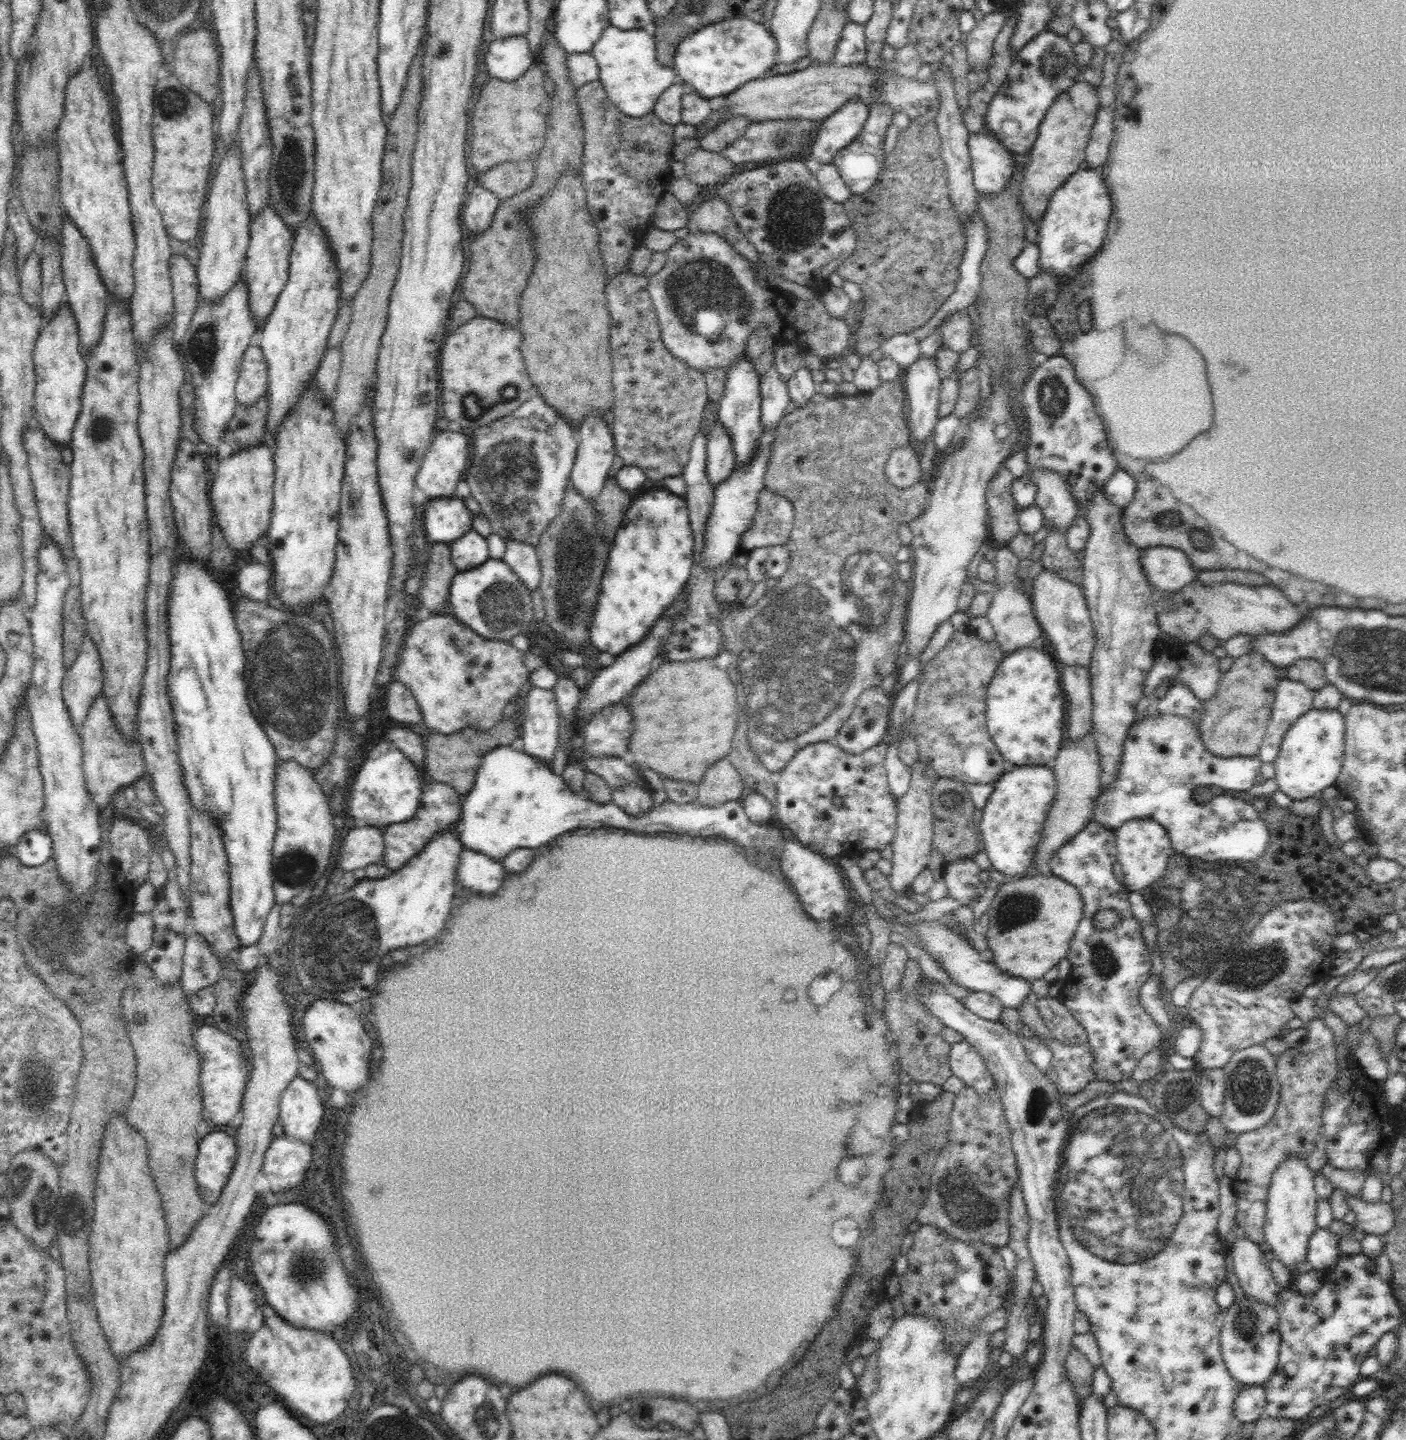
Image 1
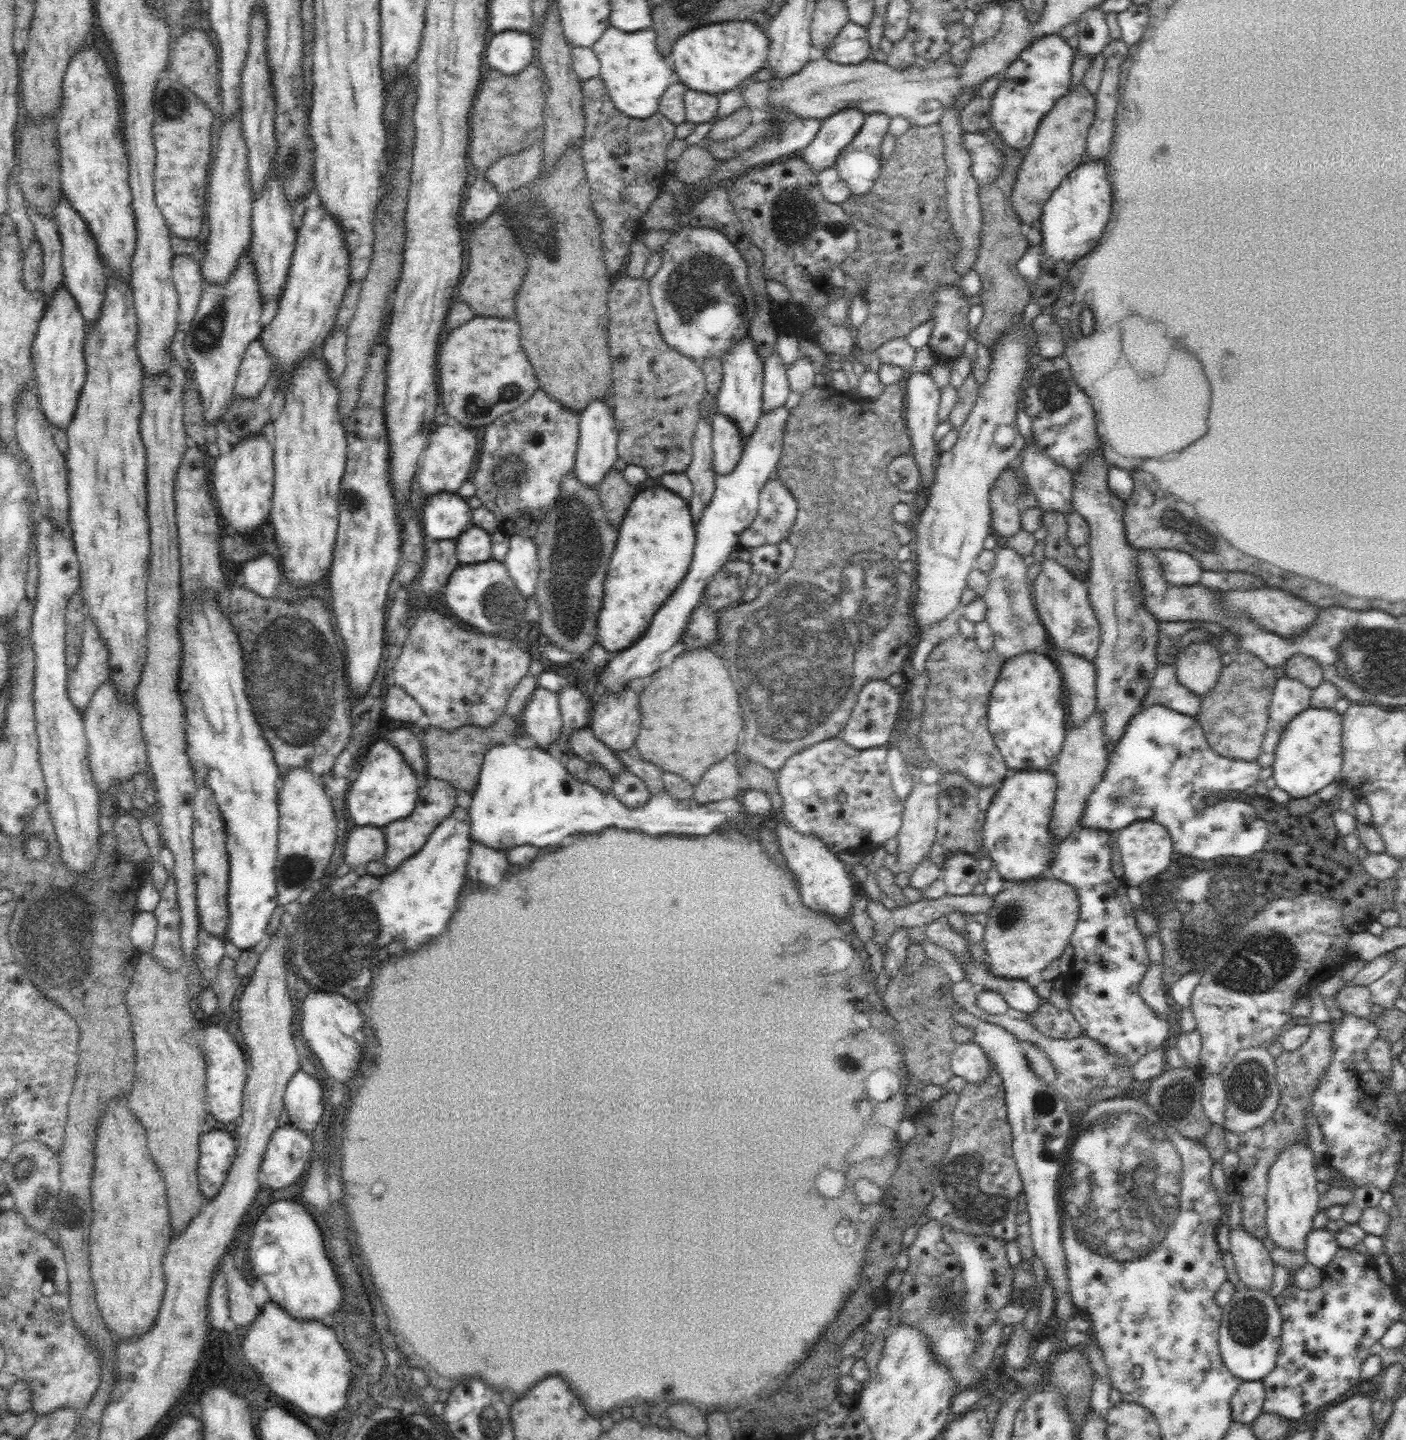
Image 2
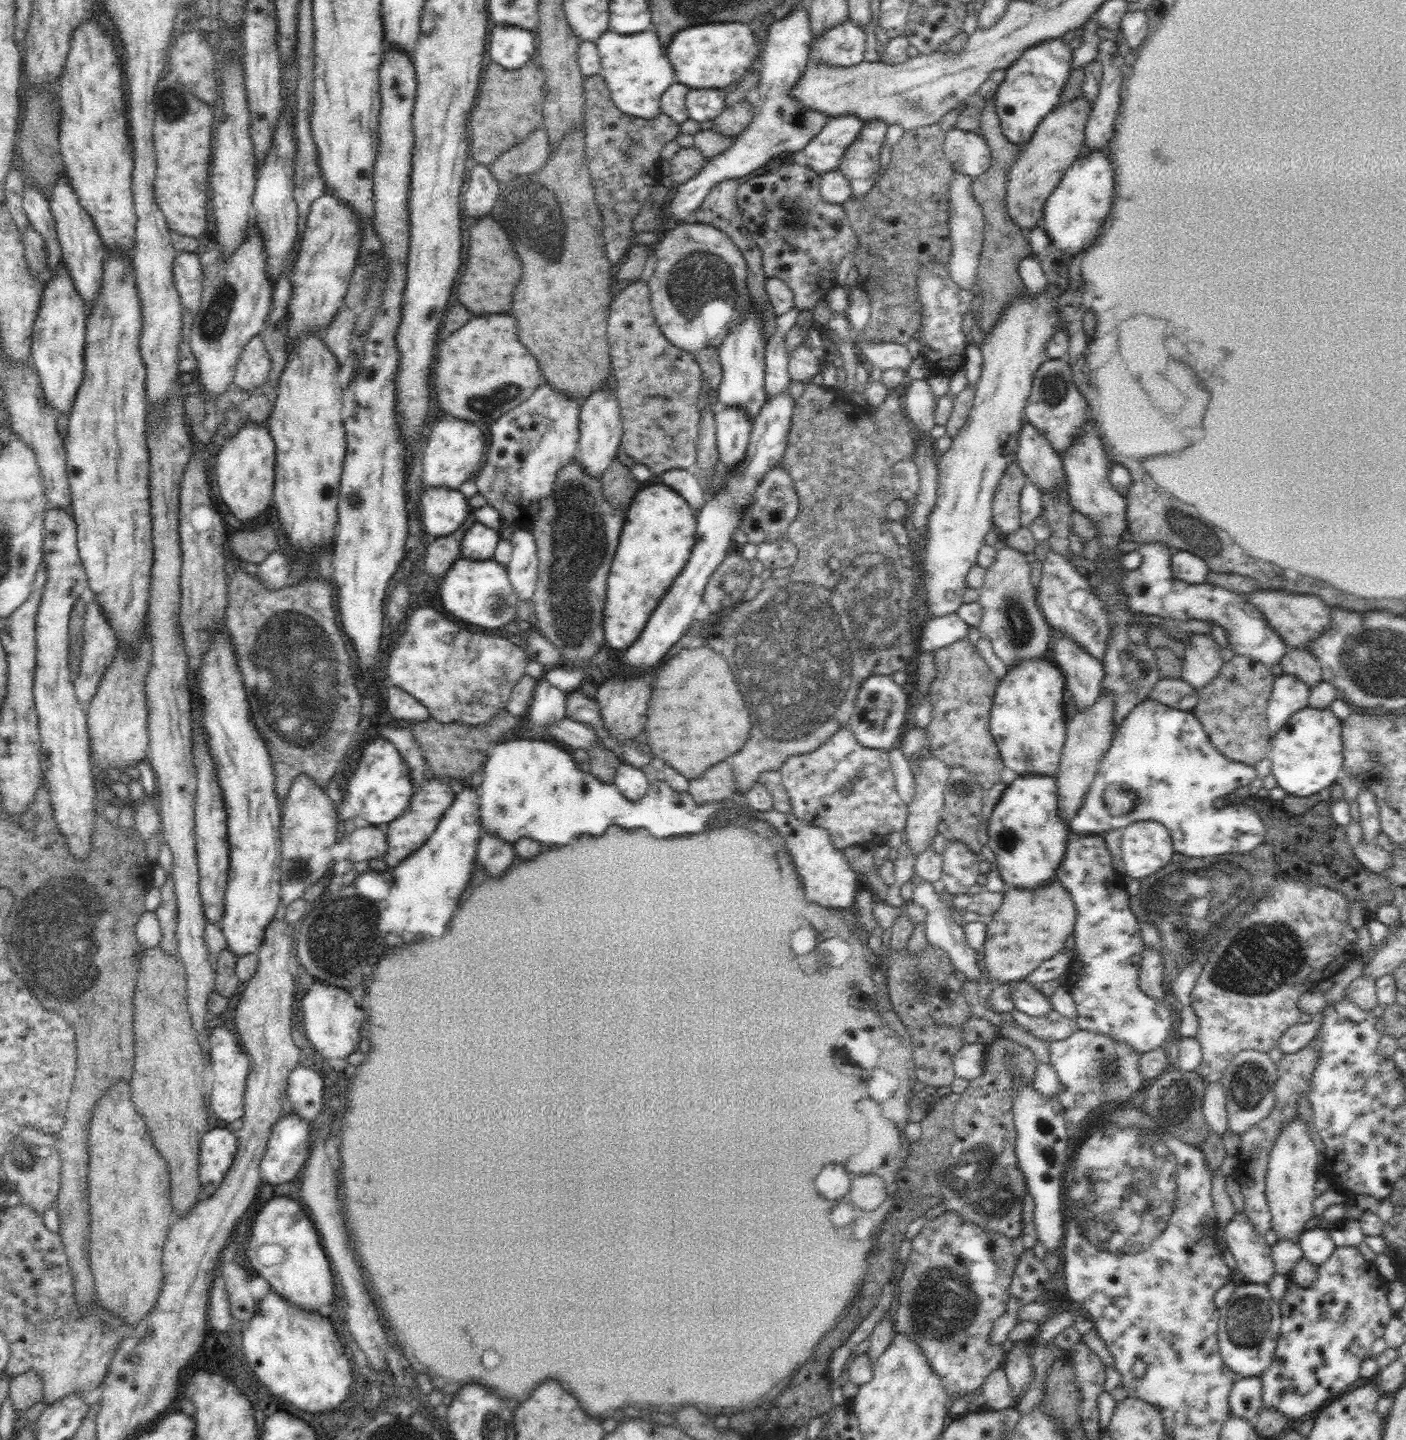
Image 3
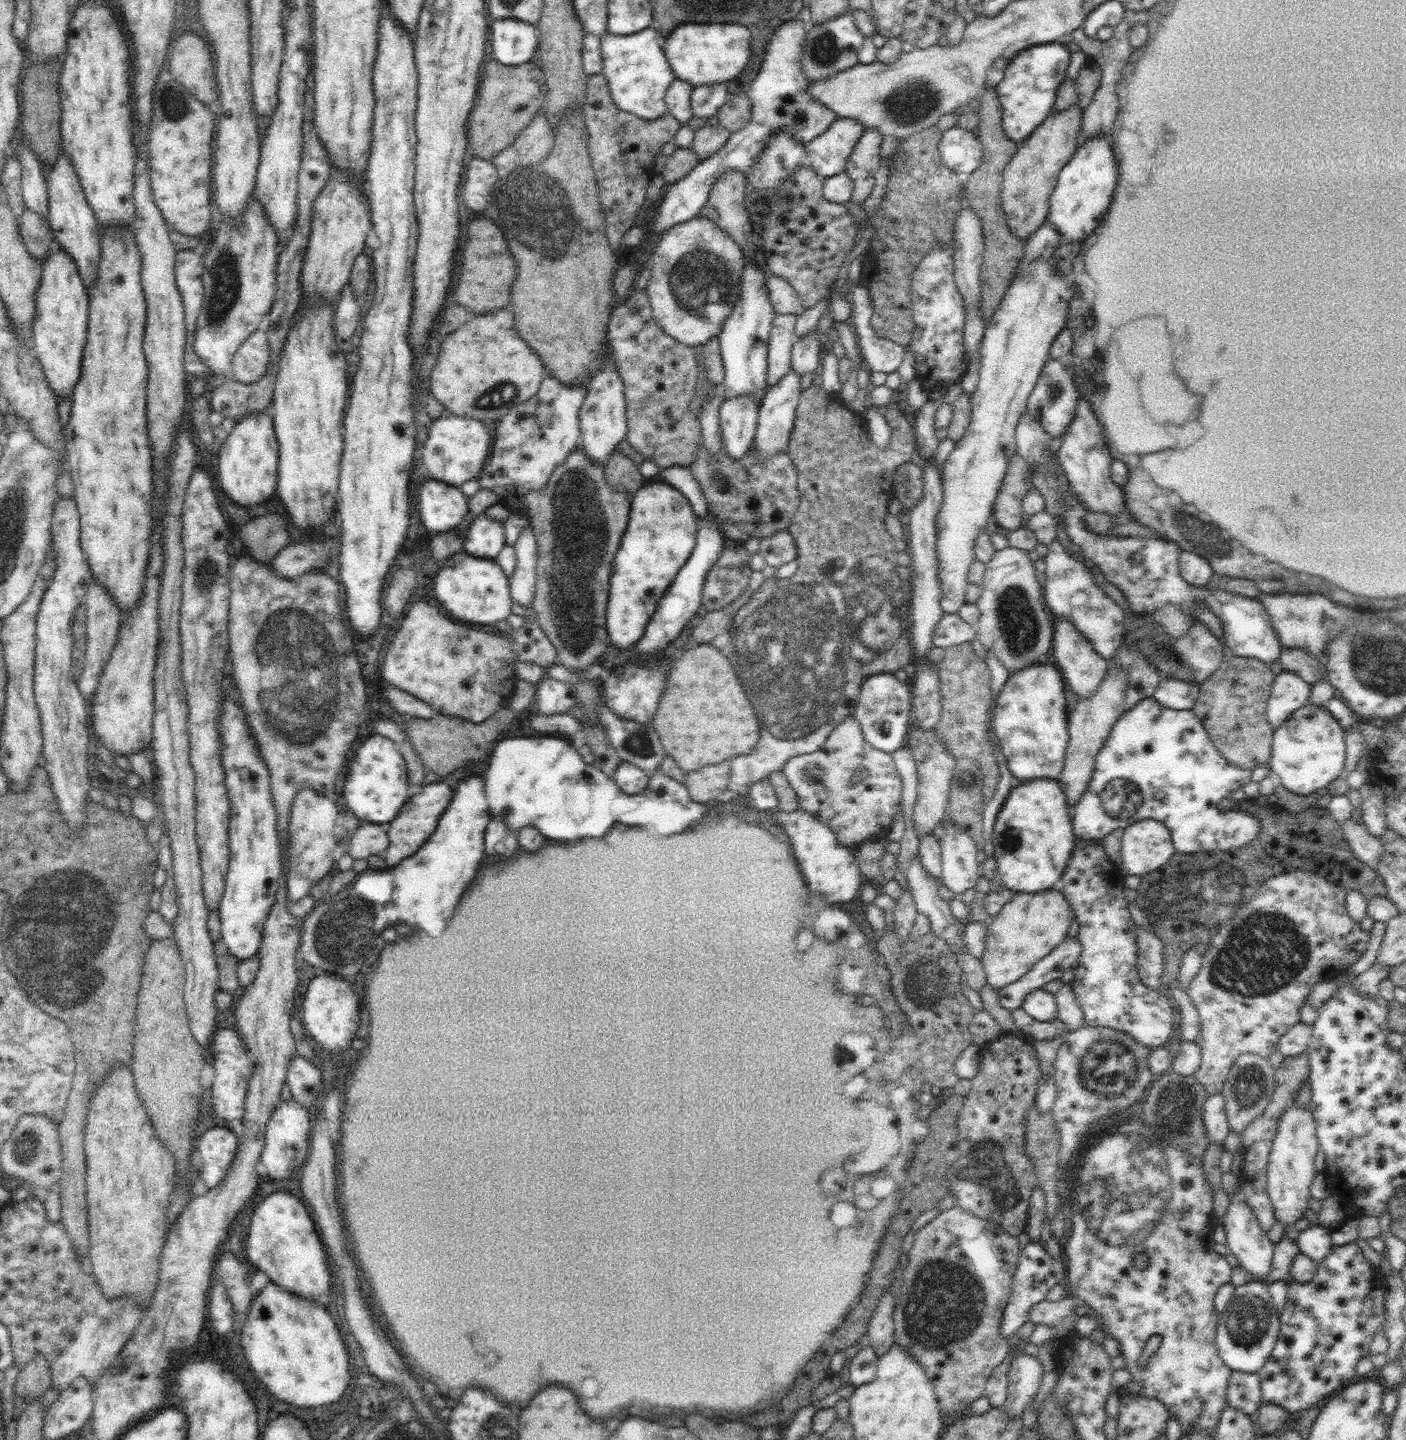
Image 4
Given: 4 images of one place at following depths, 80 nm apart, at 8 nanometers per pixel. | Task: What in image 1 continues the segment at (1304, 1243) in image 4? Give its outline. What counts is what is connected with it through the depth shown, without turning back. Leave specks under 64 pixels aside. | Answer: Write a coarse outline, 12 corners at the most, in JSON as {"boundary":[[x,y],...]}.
{"boundary":[[1318,1227],[1309,1238],[1307,1261],[1316,1271],[1334,1268],[1340,1237]]}

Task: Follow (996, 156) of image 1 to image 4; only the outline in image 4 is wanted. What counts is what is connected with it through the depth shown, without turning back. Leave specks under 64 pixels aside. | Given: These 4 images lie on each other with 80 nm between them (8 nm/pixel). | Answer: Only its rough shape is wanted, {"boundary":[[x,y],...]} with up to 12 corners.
{"boundary":[[942,132],[941,159],[962,183],[983,164],[976,132]]}

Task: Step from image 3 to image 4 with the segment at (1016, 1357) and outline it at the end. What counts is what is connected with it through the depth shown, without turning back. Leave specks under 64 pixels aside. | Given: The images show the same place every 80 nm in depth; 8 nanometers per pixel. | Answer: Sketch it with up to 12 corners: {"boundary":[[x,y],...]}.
{"boundary":[[1022,1353],[1011,1362],[1009,1418],[1022,1418],[1038,1392],[1042,1363]]}

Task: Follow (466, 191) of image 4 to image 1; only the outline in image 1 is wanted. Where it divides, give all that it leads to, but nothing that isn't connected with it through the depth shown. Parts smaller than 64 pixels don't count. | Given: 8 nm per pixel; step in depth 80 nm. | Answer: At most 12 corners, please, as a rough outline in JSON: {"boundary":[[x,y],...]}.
{"boundary":[[479,183],[466,195],[461,218],[474,235],[484,232],[500,204]]}

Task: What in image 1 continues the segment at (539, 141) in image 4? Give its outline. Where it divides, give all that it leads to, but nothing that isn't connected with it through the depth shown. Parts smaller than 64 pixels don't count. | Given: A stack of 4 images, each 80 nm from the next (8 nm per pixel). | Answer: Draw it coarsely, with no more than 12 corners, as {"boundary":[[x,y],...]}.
{"boundary":[[534,158],[504,162],[479,173],[482,188],[500,201],[526,190],[535,177]]}

